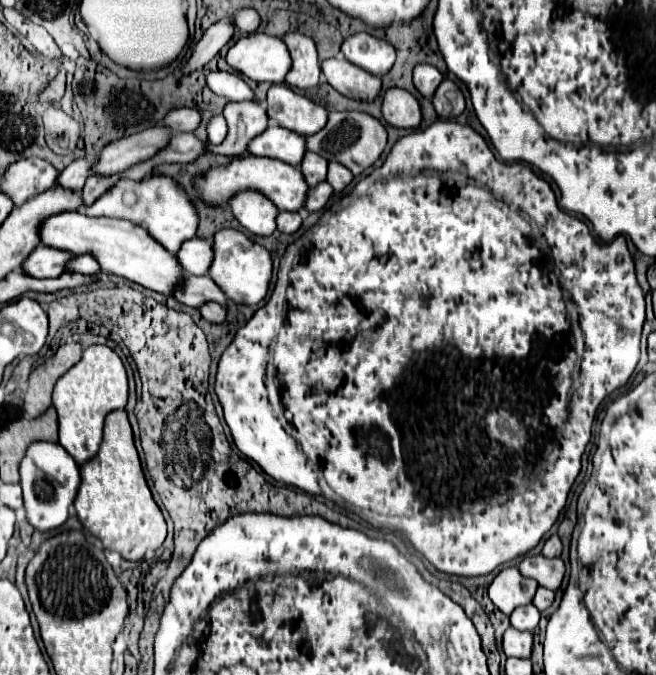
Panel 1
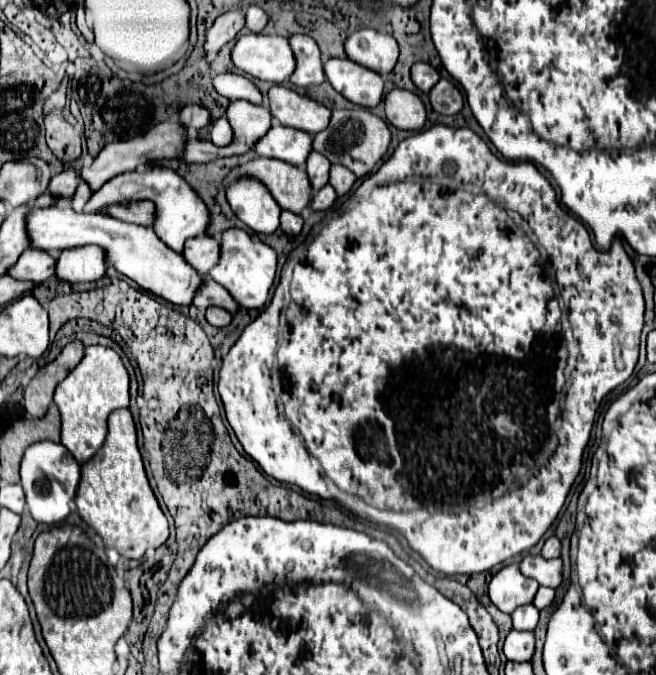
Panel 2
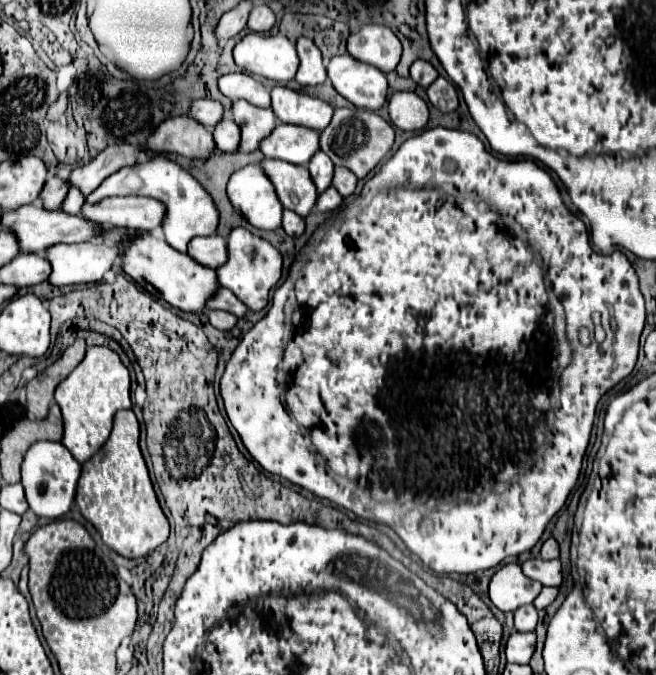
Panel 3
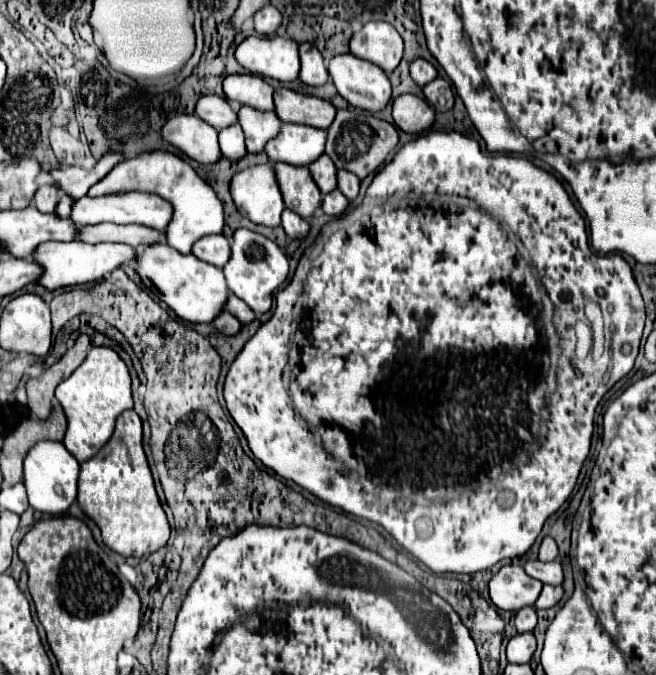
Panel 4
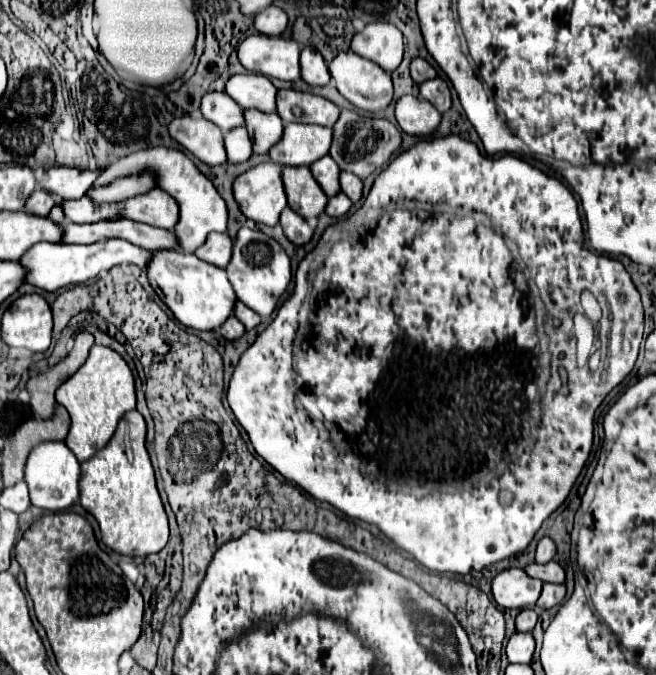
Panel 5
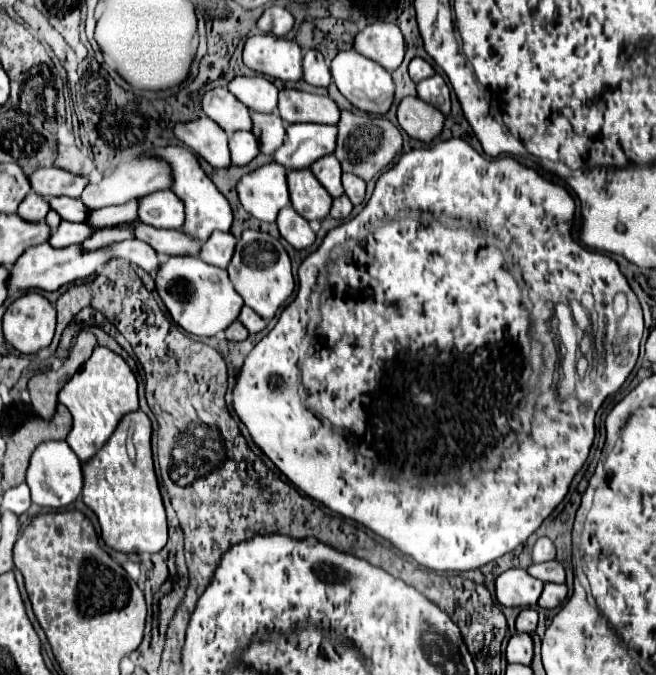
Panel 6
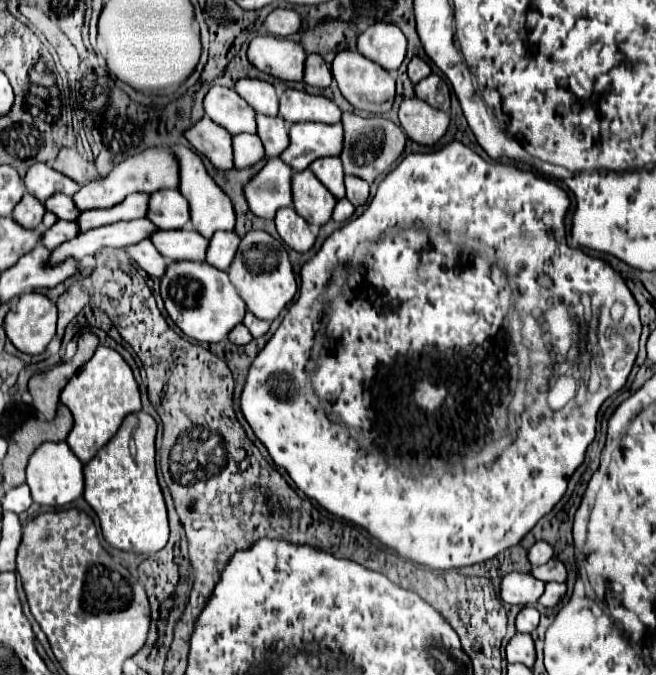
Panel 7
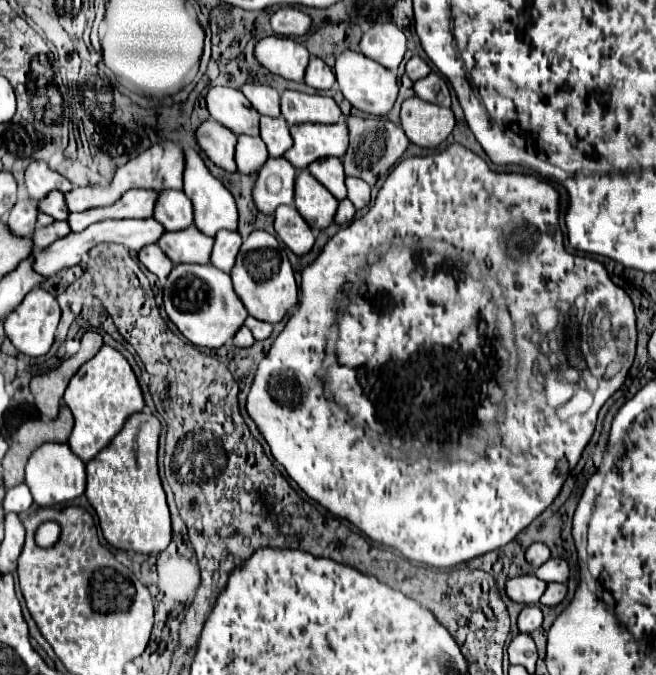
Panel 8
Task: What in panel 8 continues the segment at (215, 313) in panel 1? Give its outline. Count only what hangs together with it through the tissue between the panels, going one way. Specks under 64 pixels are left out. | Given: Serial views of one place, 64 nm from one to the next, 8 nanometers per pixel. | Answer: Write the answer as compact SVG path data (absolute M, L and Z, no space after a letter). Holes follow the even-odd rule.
M242 326L238 332L236 332L236 336L234 336L234 346L238 346L238 348L248 348L248 346L252 346L254 344L254 336L250 334L250 330L246 328L246 326Z

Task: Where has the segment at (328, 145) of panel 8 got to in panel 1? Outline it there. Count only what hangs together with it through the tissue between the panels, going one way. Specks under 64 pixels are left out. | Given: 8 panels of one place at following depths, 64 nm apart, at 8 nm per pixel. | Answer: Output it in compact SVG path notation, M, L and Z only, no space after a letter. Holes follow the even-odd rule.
M268 126L248 144L248 152L254 156L278 158L286 164L298 166L306 154L306 138L282 126Z

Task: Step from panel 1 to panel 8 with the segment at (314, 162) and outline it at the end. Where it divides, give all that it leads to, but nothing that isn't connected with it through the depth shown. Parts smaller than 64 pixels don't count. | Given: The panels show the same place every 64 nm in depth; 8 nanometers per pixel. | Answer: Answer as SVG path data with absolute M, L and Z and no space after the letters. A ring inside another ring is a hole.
M322 158L322 160L316 160L316 162L312 162L312 164L308 166L308 172L310 172L336 200L344 200L344 198L346 198L342 160L338 160L338 158Z

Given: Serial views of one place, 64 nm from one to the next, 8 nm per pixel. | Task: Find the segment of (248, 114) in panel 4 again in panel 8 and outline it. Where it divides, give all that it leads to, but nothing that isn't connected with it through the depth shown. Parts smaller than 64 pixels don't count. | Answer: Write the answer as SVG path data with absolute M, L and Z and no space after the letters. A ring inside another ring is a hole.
M262 116L260 118L260 136L266 142L270 156L284 156L284 152L288 148L292 148L290 128L282 116L280 118Z

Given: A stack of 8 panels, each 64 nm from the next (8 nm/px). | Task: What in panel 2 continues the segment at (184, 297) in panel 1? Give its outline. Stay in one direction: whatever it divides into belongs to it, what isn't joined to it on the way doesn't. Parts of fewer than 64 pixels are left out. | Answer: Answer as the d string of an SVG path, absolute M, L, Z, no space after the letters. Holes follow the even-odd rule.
M206 278L206 282L202 284L198 296L194 298L194 306L200 310L206 310L210 306L218 306L218 308L224 308L232 314L240 308L238 302L234 302L234 298L230 298L230 292L226 288L222 288L218 282L214 282L212 278Z

